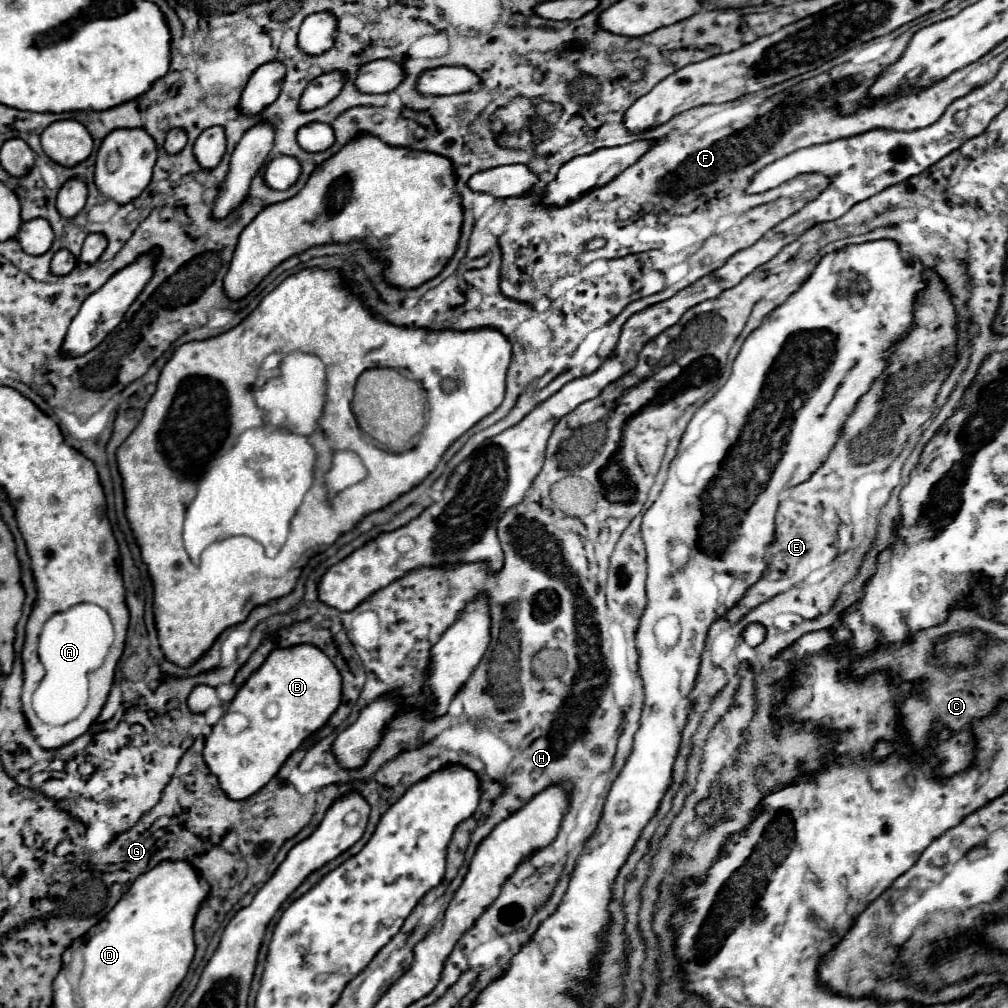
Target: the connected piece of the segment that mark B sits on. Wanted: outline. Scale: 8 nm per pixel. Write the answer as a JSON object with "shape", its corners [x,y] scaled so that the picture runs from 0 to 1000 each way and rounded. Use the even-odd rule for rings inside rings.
{"shape":[[[294,639],[286,643],[274,643],[270,645],[260,661],[236,683],[232,694],[226,698],[226,706],[240,706],[246,710],[246,722],[238,728],[226,728],[220,720],[220,716],[210,720],[208,730],[202,738],[202,754],[208,762],[208,766],[216,772],[218,782],[230,792],[230,794],[244,794],[252,786],[256,786],[260,780],[264,780],[270,770],[278,764],[278,760],[284,756],[284,752],[315,722],[319,722],[325,712],[333,706],[339,692],[339,673],[335,671],[335,665],[331,663],[329,655],[310,639]]]}

